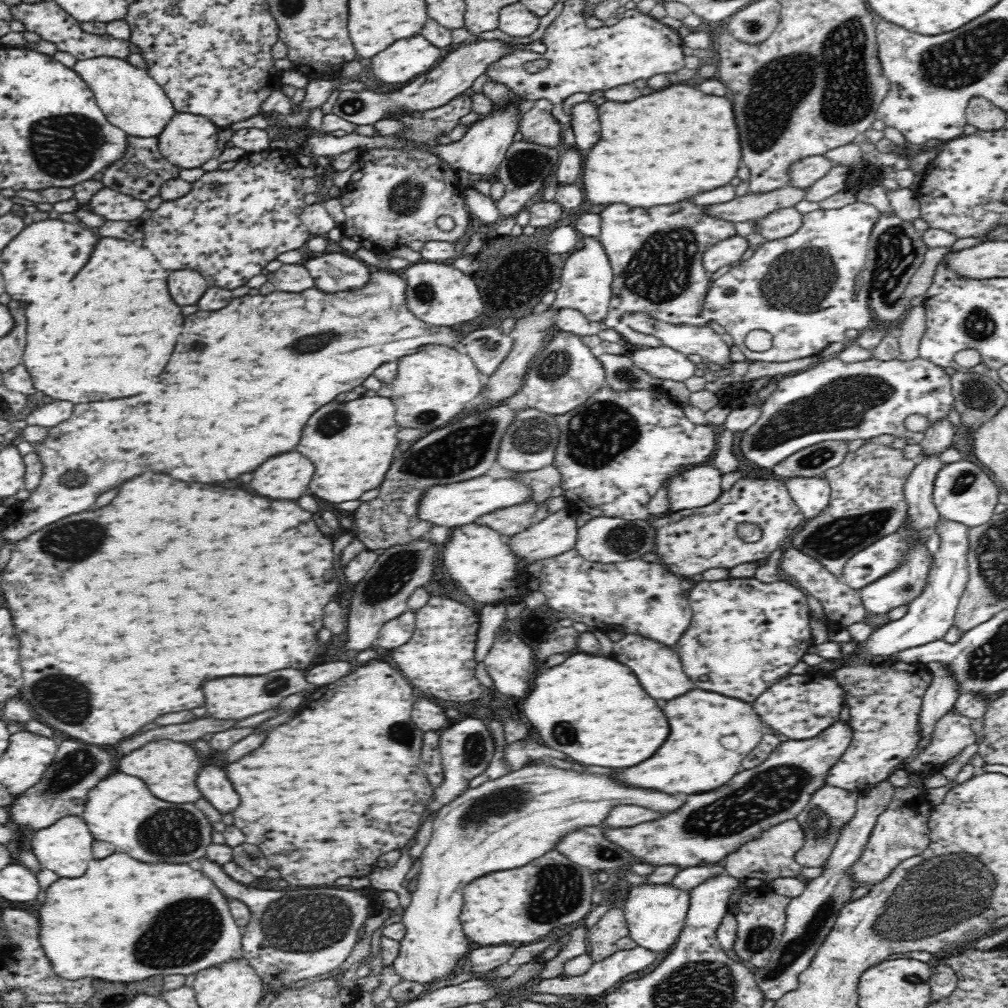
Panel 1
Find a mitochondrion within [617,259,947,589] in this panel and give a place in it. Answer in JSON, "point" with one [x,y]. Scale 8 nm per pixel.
{"point":[842,404]}

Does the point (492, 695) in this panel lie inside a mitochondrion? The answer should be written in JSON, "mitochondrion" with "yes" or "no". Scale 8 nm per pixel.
{"mitochondrion":"no"}

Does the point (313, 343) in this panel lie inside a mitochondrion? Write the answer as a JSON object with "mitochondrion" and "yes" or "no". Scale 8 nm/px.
{"mitochondrion":"yes"}

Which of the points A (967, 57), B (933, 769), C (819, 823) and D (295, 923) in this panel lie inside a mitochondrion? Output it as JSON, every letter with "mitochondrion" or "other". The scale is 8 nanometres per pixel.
{"A":"mitochondrion","B":"other","C":"mitochondrion","D":"mitochondrion"}

